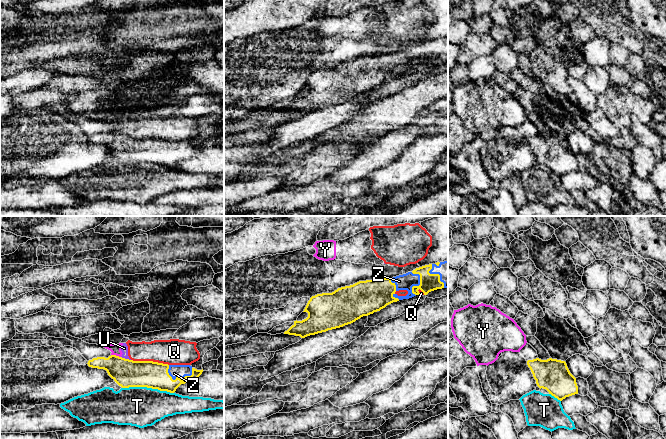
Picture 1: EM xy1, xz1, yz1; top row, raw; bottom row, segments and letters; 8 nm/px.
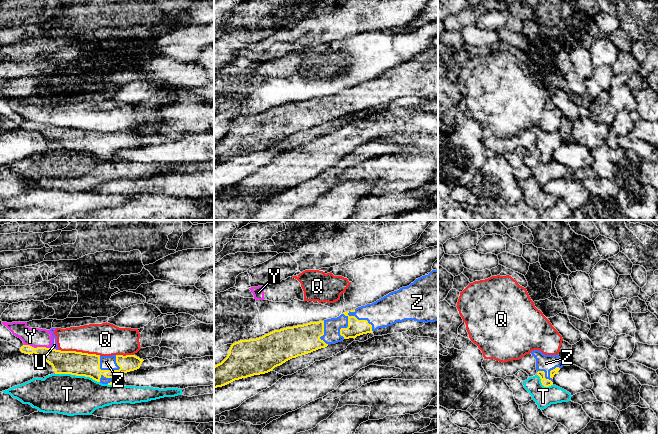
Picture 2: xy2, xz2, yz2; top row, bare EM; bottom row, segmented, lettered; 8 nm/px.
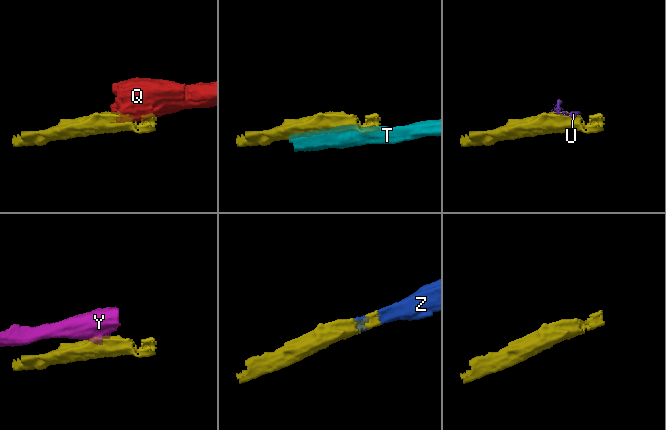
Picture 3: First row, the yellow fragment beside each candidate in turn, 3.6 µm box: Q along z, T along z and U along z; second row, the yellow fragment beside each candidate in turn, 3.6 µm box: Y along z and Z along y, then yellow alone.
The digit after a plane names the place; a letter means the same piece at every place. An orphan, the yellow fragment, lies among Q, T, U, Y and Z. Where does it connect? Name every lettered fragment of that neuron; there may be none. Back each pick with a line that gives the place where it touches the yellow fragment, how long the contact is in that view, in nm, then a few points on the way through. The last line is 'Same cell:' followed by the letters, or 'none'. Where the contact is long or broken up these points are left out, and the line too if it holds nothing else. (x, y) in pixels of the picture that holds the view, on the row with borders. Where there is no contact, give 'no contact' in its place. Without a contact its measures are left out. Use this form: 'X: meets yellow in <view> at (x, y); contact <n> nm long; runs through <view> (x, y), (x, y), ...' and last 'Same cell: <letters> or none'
Z: meets yellow in xz2 at (360, 320); contact 280 nm long
Same cell: Z

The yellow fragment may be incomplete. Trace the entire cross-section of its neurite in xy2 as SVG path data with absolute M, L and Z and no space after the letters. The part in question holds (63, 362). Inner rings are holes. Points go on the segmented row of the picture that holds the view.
M23 345L20 351L40 356L53 367L55 374L90 377L108 385L118 385L115 380L118 375L139 369L144 361L135 355L100 356L30 345Z

